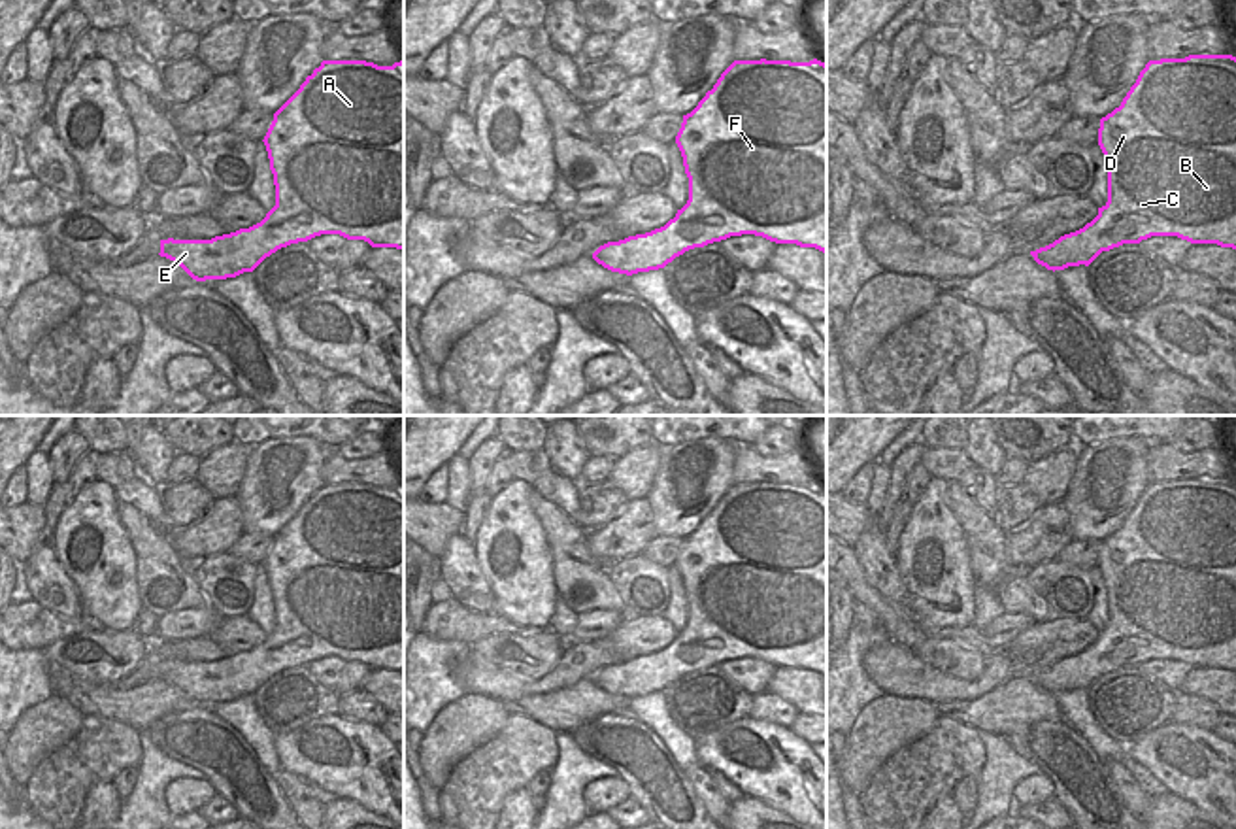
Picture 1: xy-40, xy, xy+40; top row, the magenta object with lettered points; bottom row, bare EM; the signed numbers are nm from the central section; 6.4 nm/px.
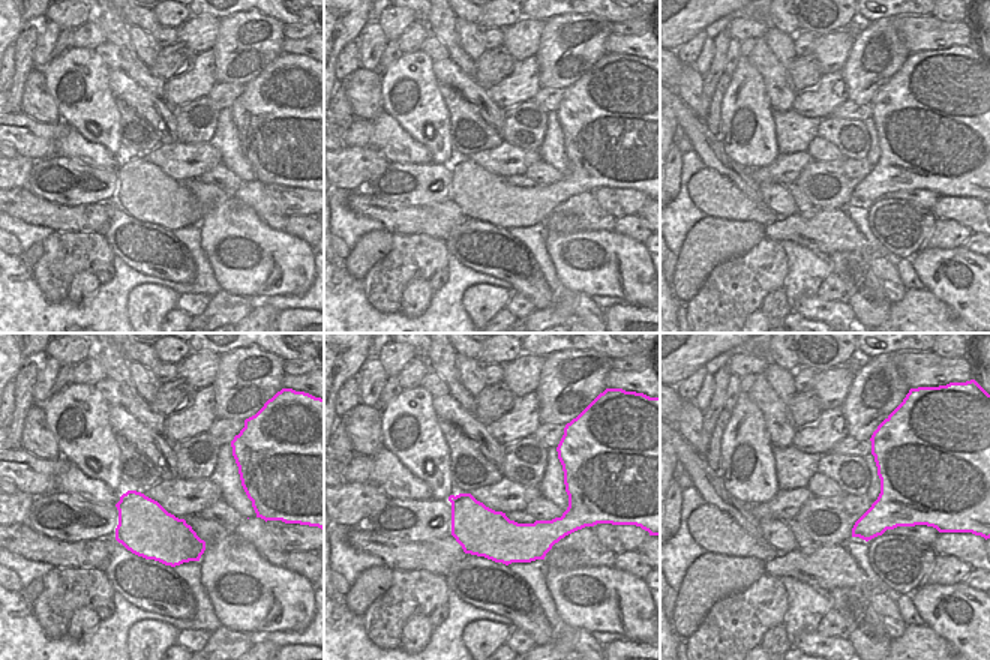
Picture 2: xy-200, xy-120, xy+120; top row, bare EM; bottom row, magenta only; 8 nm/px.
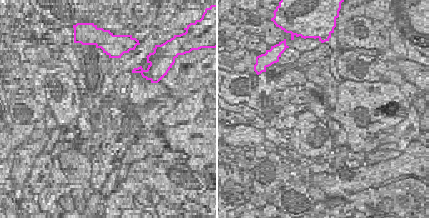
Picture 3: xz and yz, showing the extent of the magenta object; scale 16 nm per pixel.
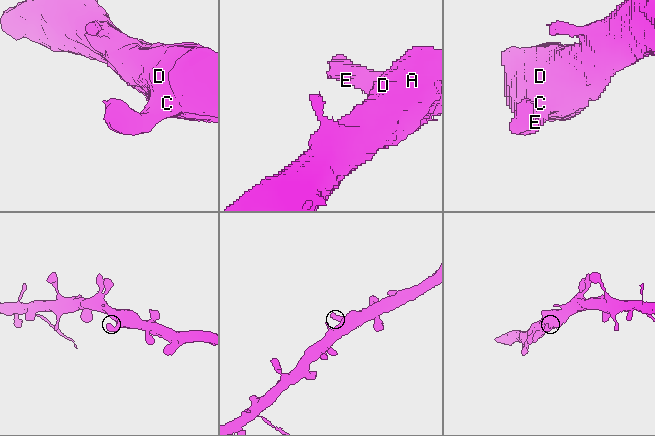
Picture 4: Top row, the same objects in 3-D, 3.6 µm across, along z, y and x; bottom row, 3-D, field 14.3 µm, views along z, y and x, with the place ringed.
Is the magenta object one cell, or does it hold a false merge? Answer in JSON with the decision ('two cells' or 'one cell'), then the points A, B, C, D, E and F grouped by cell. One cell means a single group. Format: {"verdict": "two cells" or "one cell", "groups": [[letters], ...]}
{"verdict": "one cell", "groups": [["A", "B", "C", "D", "E", "F"]]}

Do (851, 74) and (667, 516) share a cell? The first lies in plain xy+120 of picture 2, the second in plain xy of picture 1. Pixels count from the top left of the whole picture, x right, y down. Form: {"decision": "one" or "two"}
{"decision": "one"}

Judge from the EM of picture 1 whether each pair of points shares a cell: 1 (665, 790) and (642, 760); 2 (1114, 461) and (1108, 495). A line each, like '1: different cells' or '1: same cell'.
1: same cell
2: same cell

